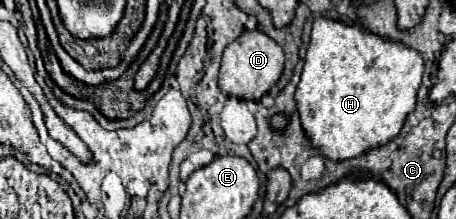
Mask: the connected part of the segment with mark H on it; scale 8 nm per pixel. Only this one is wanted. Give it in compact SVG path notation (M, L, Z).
M316 18L304 58L304 70L296 86L300 120L312 146L316 146L320 154L330 160L348 160L390 142L398 136L406 116L416 106L416 92L420 88L422 74L424 60L418 50L412 50L398 40L388 40L380 34L368 32L362 26L330 18Z

